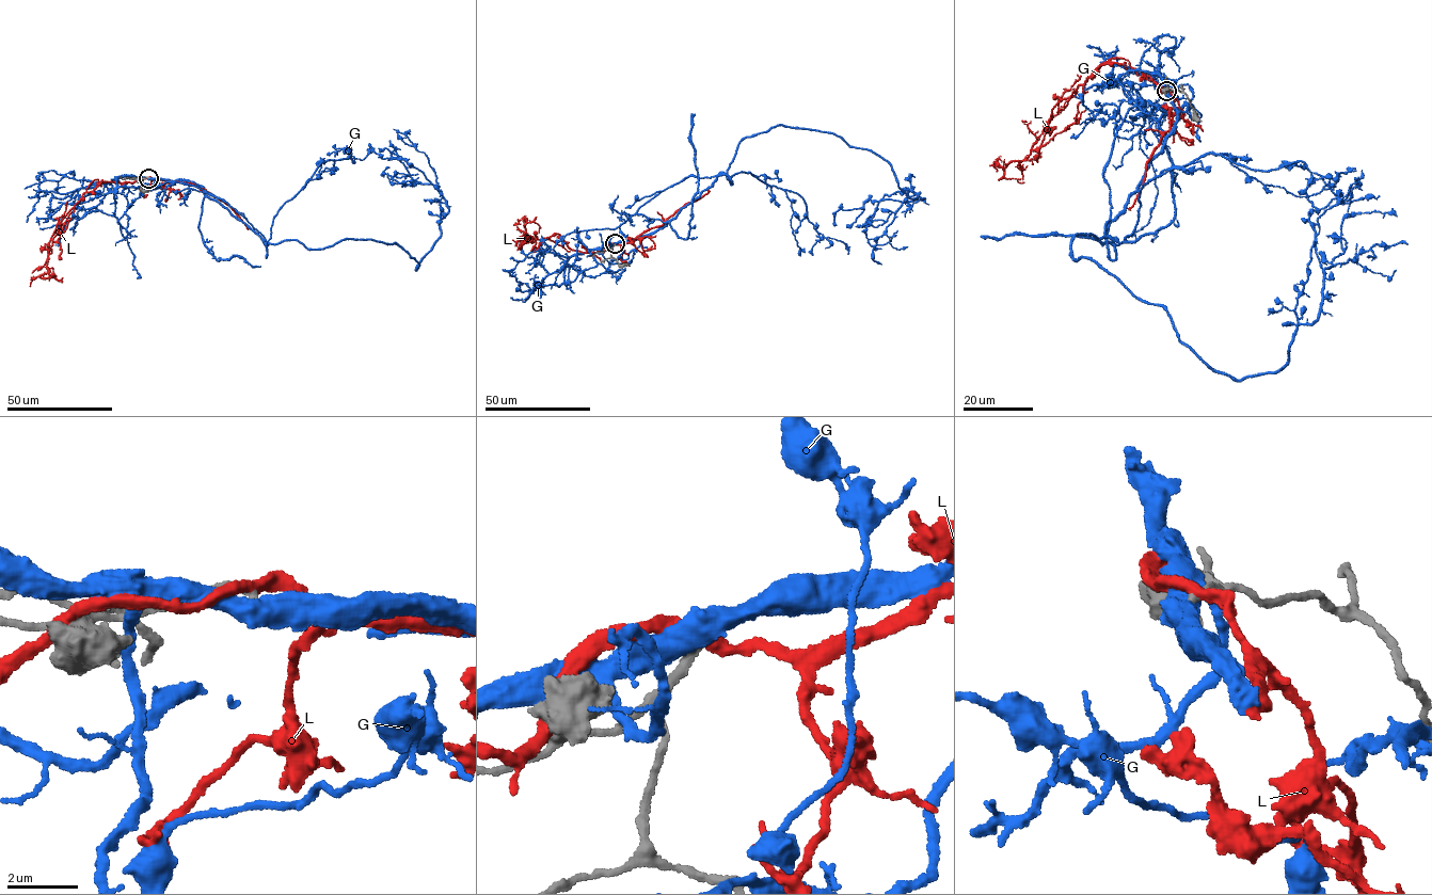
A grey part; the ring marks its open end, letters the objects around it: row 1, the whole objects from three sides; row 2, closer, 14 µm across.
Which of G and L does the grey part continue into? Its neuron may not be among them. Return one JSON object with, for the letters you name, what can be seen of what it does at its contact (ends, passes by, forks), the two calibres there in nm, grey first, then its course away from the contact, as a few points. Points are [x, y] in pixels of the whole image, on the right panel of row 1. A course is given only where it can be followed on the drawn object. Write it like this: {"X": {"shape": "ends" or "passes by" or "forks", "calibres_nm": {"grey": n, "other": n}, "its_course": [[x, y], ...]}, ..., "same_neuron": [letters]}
{"same_neuron": []}

